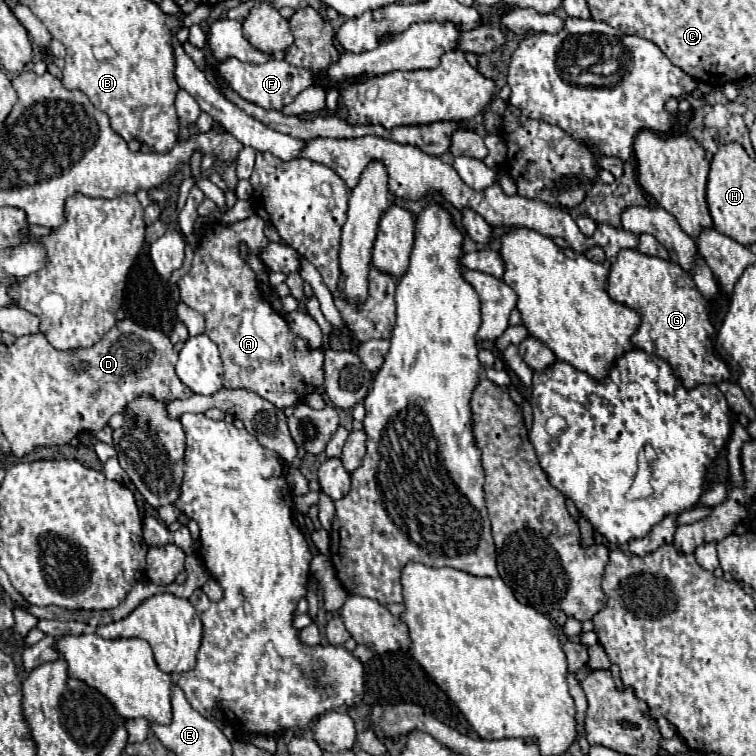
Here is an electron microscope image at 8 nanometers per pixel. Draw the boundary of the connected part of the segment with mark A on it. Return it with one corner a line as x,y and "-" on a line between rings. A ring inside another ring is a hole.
253,214
241,222
235,222
231,226
221,226
221,224
211,226
195,250
191,270
179,280
177,288
179,288
181,300
189,308
193,308
205,316
205,322
207,322
205,334
219,346
219,352
221,352
221,360
223,360
223,368
225,368
223,386
225,388
245,388
245,390
255,392
257,396
269,400
277,408
287,408
287,406
295,406
297,402
305,400
305,396
311,394
313,390
323,392
323,352
311,350
309,344
289,328
285,318
269,306
269,302
263,298
263,294
259,290
255,272
243,262
243,258
239,254
239,242
247,242
249,250
261,250
261,246
265,246
265,242
269,242
265,238
263,230
265,230
265,220
259,218
257,214

